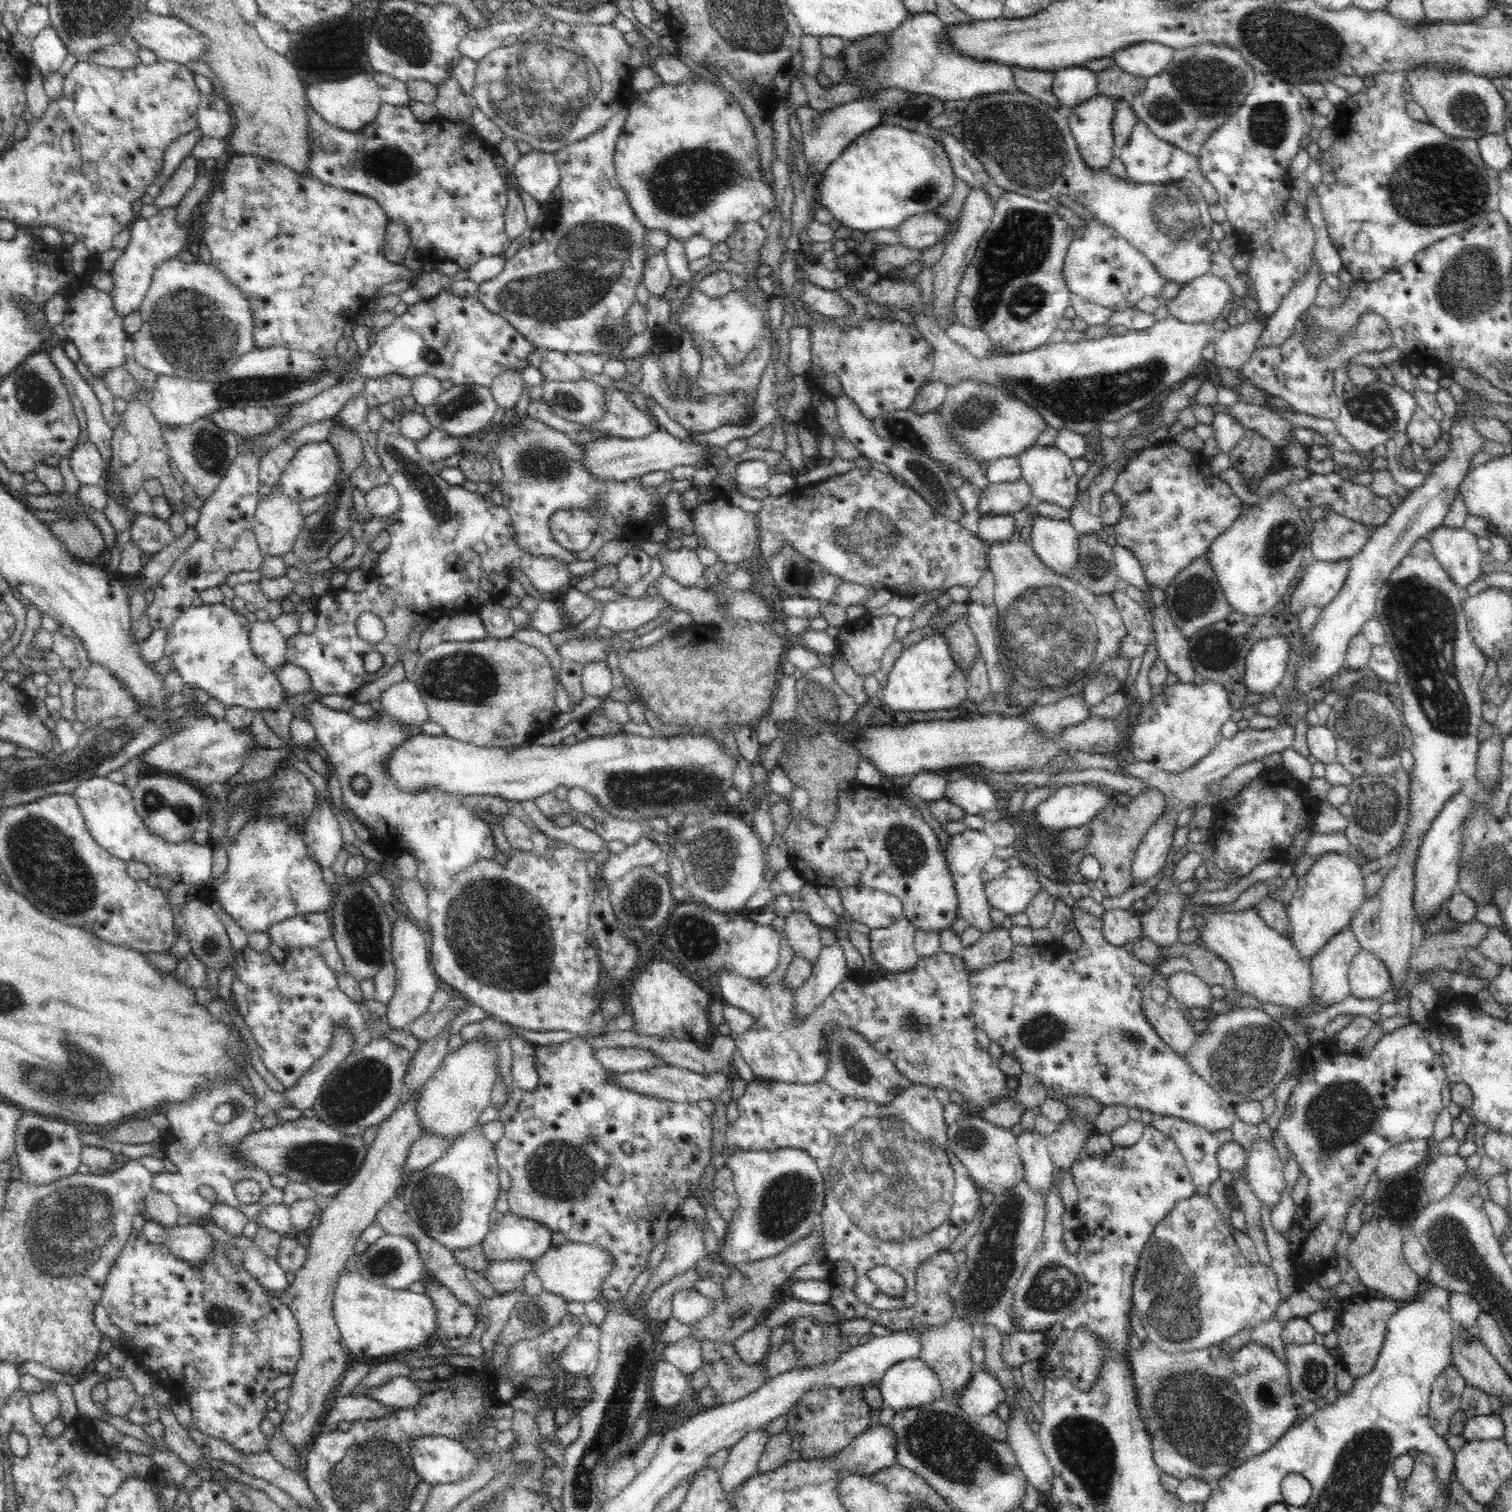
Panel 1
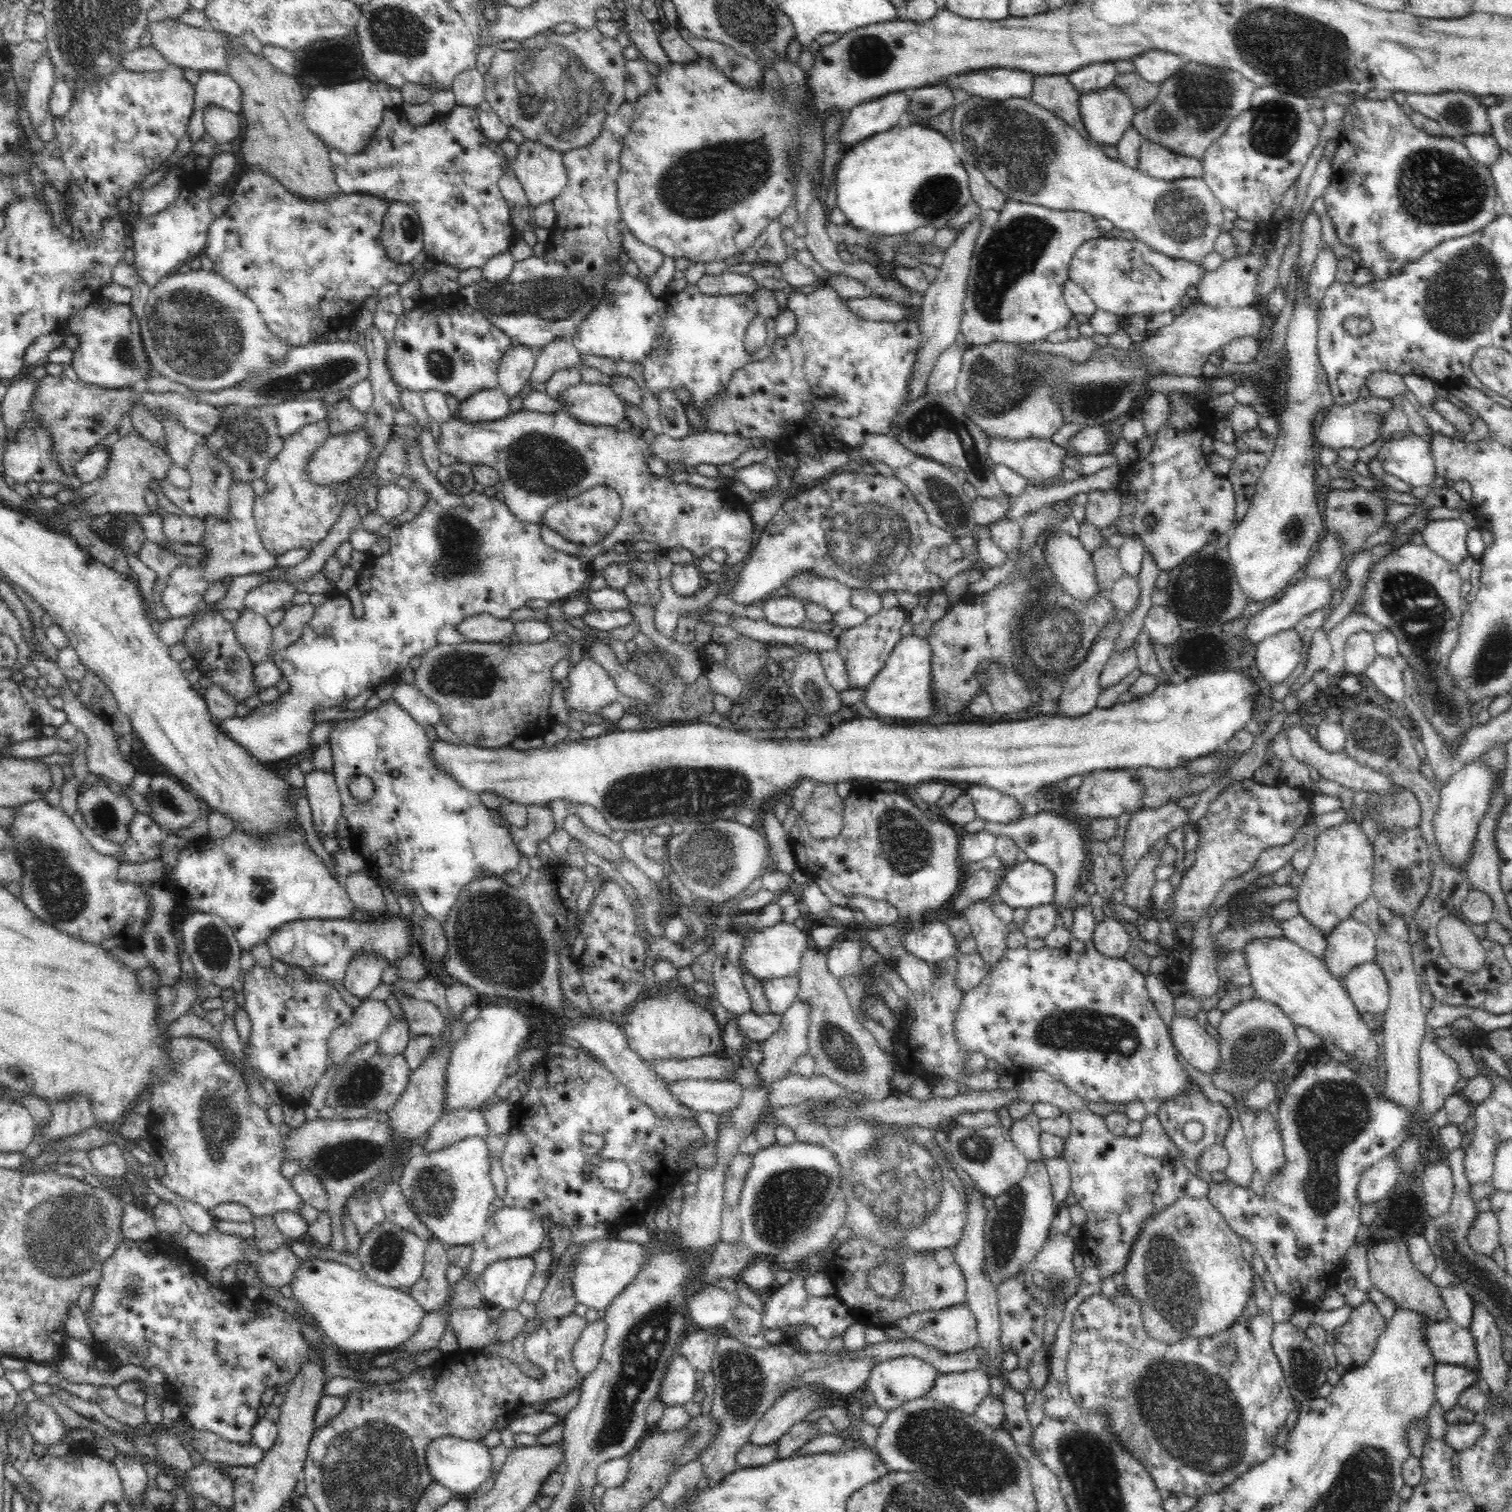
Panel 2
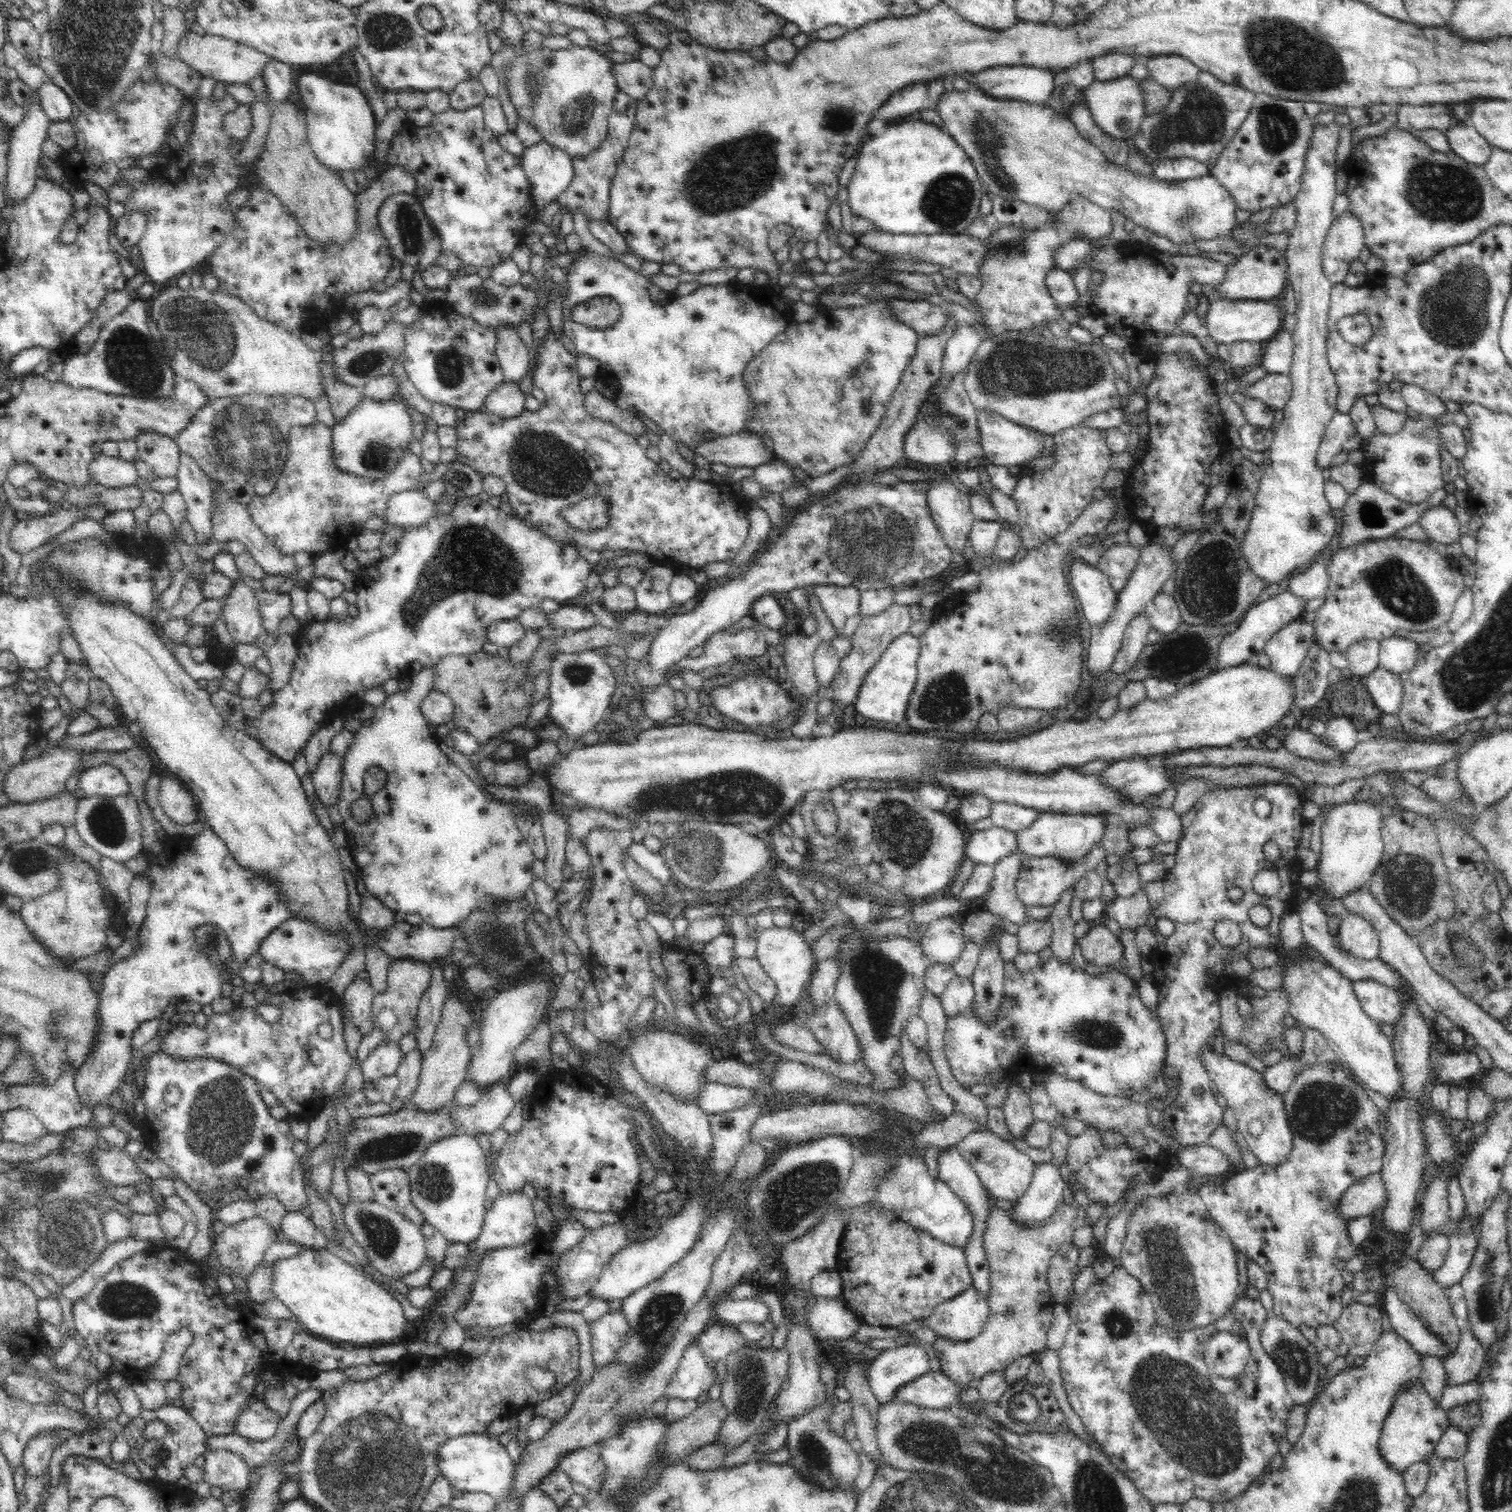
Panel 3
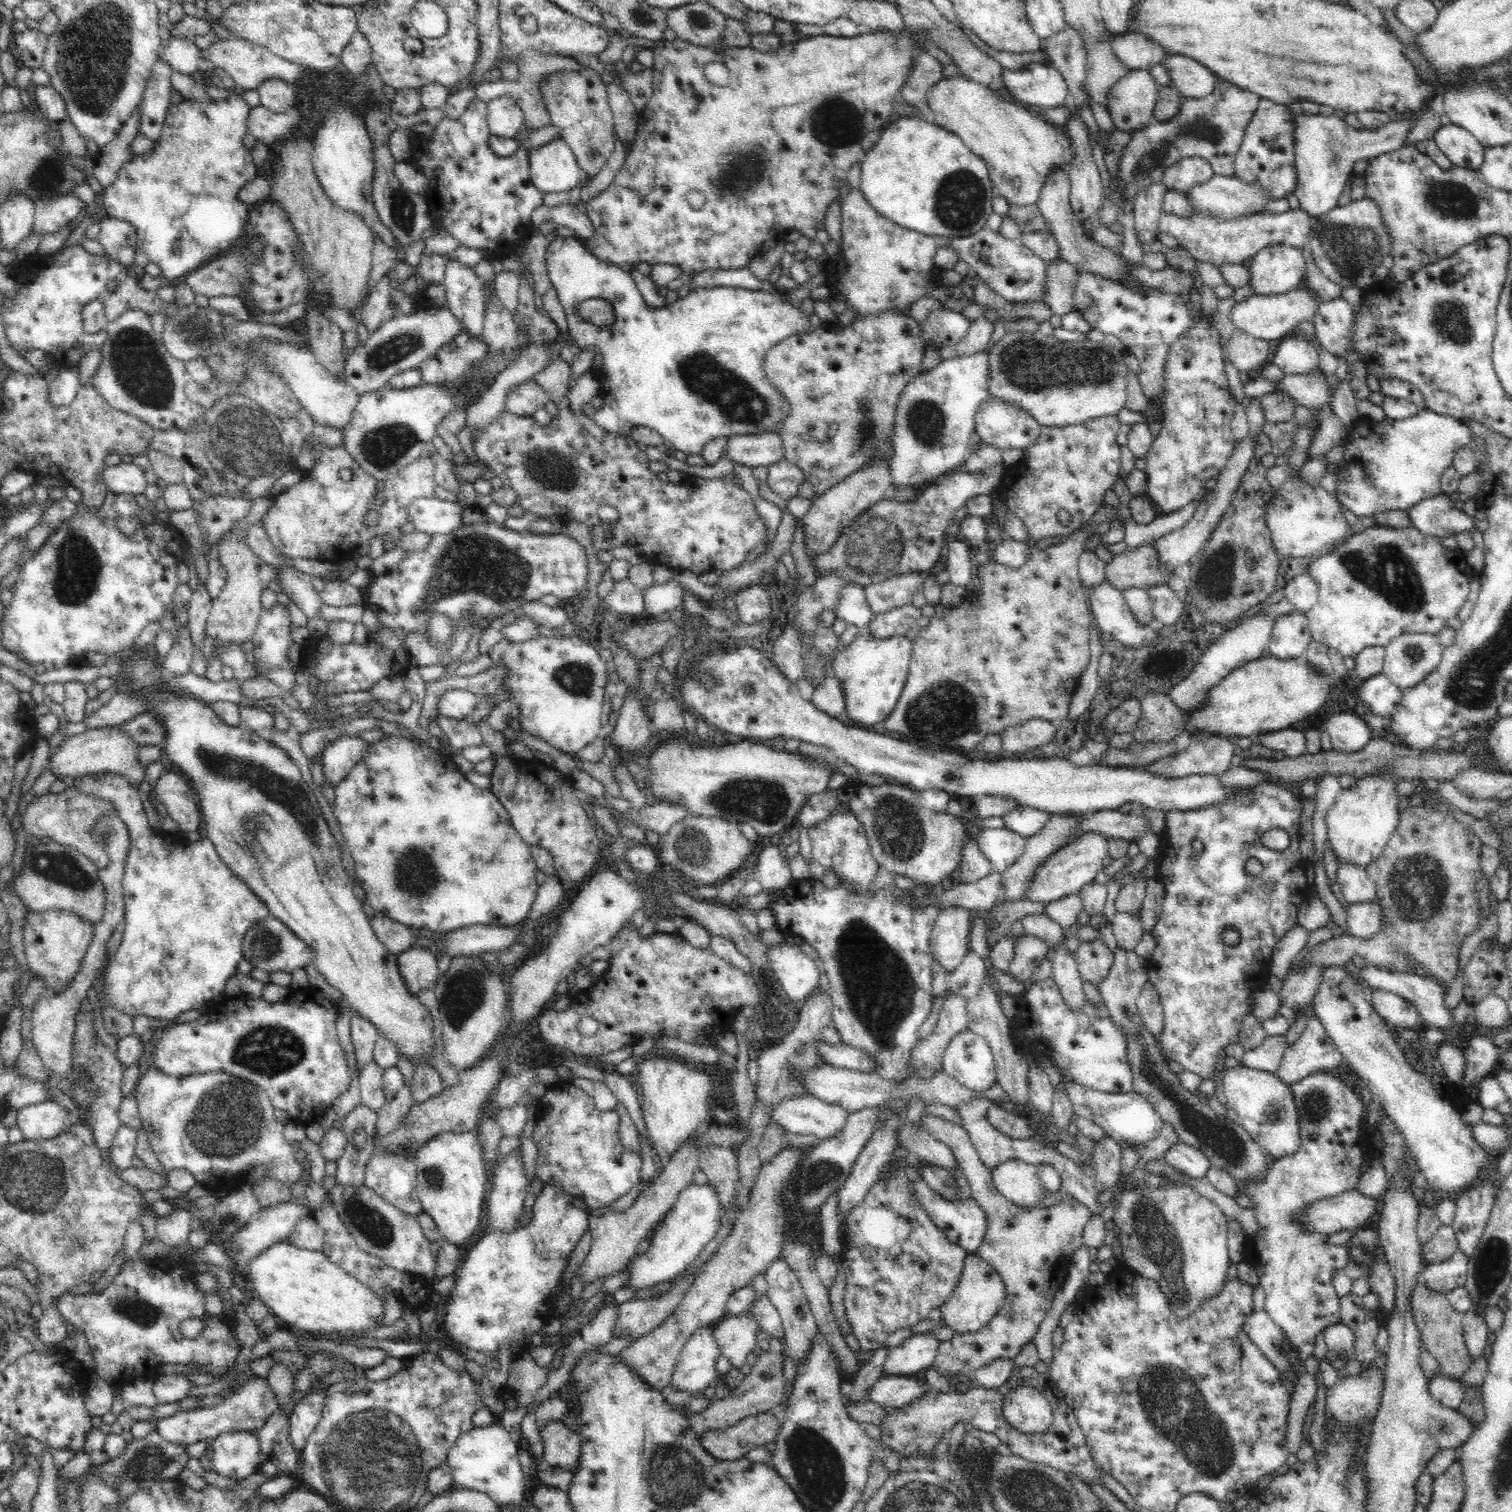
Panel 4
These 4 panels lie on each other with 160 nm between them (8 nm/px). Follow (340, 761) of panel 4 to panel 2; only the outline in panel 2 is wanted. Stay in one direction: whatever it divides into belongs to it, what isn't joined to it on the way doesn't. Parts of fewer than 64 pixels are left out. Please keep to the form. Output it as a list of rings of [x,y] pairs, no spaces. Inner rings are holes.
[[[314,769],[305,775],[305,789],[311,806],[311,813],[316,832],[324,836],[333,836],[336,832],[336,821],[341,816],[341,796],[333,771]]]

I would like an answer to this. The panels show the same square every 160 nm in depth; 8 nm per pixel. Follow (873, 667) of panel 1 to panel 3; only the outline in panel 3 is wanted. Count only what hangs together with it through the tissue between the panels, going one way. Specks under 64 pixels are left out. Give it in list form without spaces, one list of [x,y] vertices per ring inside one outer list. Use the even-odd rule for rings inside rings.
[[[896,603],[883,610],[880,614],[861,615],[861,621],[856,632],[850,637],[852,641],[851,653],[848,653],[847,657],[841,658],[838,672],[832,678],[832,682],[830,682],[830,686],[827,689],[827,697],[831,699],[834,706],[844,707],[853,704],[860,684],[864,682],[864,676],[868,674],[868,670],[880,660],[880,656],[886,650],[886,646],[898,635],[908,633],[908,628],[912,624],[909,606]]]

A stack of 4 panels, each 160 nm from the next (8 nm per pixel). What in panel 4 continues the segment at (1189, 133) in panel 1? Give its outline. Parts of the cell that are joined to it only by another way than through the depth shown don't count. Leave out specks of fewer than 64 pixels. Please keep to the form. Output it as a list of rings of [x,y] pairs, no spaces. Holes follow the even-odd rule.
[[[1219,79],[1214,91],[1208,98],[1184,98],[1180,106],[1180,114],[1167,121],[1154,121],[1146,125],[1143,129],[1131,134],[1125,151],[1120,156],[1118,170],[1114,176],[1110,176],[1109,192],[1103,191],[1100,208],[1096,214],[1082,218],[1081,225],[1084,235],[1091,242],[1094,242],[1093,232],[1098,227],[1110,228],[1112,225],[1120,226],[1118,218],[1124,213],[1133,210],[1133,202],[1137,199],[1136,195],[1142,190],[1147,189],[1152,183],[1162,183],[1163,174],[1167,166],[1176,164],[1180,158],[1200,157],[1207,160],[1212,166],[1216,175],[1232,177],[1234,176],[1235,156],[1242,144],[1246,127],[1254,117],[1262,98],[1258,94],[1253,94],[1249,90],[1238,88],[1235,84],[1224,79]]]

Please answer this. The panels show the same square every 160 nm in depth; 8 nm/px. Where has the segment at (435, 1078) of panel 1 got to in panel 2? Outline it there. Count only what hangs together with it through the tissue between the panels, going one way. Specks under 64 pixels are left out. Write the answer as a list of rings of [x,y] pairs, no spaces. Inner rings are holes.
[[[490,1000],[480,1002],[480,1011],[475,1020],[468,1024],[463,1037],[454,1042],[452,1056],[448,1064],[447,1089],[445,1090],[445,1106],[448,1109],[480,1108],[495,1096],[496,1089],[508,1077],[510,1060],[517,1057],[518,1051],[528,1040],[530,1021],[524,1011],[511,1006],[509,1001]]]

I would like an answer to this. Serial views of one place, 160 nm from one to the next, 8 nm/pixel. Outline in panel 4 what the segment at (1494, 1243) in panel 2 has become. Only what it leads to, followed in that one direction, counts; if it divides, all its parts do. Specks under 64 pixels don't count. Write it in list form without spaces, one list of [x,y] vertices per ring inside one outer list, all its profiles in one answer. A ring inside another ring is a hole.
[[[1460,1250],[1452,1253],[1450,1258],[1442,1262],[1424,1263],[1421,1275],[1424,1284],[1436,1293],[1446,1294],[1458,1286],[1464,1286],[1467,1279],[1468,1259]]]

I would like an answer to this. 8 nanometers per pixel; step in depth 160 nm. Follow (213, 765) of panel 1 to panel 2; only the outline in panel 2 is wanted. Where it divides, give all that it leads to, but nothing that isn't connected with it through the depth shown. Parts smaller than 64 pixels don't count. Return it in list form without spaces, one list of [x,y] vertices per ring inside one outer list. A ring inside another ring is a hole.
[[[408,439],[408,443],[410,443],[410,450],[408,450],[408,465],[410,465],[410,468],[407,475],[410,475],[414,481],[416,481],[414,488],[418,488],[420,491],[426,491],[426,493],[428,493],[428,501],[426,501],[426,505],[428,506],[424,506],[424,510],[422,510],[420,516],[416,516],[412,521],[396,527],[387,535],[390,552],[377,556],[376,560],[372,561],[368,570],[370,576],[368,576],[367,579],[360,580],[361,572],[357,572],[358,579],[356,588],[361,595],[360,603],[361,607],[364,609],[363,616],[354,616],[354,613],[352,612],[352,604],[346,596],[326,600],[322,606],[315,608],[310,622],[304,627],[302,636],[300,636],[296,642],[289,644],[286,648],[277,650],[272,656],[272,660],[276,663],[276,667],[282,671],[283,678],[288,681],[288,690],[280,693],[274,701],[260,704],[258,709],[253,709],[248,716],[236,716],[222,719],[221,721],[218,720],[220,729],[222,729],[226,735],[234,739],[244,750],[247,750],[253,758],[260,762],[269,763],[277,760],[284,760],[308,750],[311,746],[312,730],[318,726],[318,721],[316,721],[315,718],[318,711],[322,711],[325,708],[340,707],[343,702],[346,704],[348,700],[358,696],[361,692],[364,692],[366,688],[370,688],[370,686],[375,687],[388,679],[396,679],[398,674],[408,666],[408,662],[411,658],[414,658],[414,656],[426,655],[428,650],[433,649],[440,643],[436,636],[447,624],[457,628],[465,618],[482,613],[488,613],[494,618],[509,619],[514,611],[517,611],[524,606],[528,606],[529,601],[544,600],[552,603],[570,598],[571,594],[586,587],[593,575],[592,567],[590,566],[591,559],[586,555],[566,554],[560,550],[550,548],[541,539],[541,526],[521,522],[516,519],[516,516],[508,509],[508,506],[505,503],[502,504],[502,502],[495,497],[488,498],[485,494],[477,494],[476,492],[470,492],[470,494],[461,496],[447,492],[440,485],[437,478],[434,478],[434,476],[428,472],[426,464],[424,463],[423,458],[421,458],[421,446],[410,439]],[[597,485],[579,496],[556,502],[545,514],[544,525],[550,526],[552,531],[570,542],[590,547],[614,529],[620,519],[622,508],[621,497],[611,487]]]

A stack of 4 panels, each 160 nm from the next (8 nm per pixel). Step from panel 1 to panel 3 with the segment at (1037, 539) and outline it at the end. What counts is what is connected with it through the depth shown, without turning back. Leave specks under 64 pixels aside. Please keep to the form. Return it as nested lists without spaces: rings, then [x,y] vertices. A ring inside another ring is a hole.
[[[1075,554],[1070,562],[1070,584],[1080,602],[1084,618],[1091,626],[1108,622],[1118,600],[1118,593],[1098,567],[1090,566]]]

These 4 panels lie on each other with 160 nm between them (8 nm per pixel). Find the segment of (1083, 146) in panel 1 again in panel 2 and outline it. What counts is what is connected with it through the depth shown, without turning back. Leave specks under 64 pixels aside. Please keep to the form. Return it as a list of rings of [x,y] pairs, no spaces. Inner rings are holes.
[[[1116,85],[1090,90],[1080,98],[1080,115],[1082,115],[1084,126],[1093,142],[1099,142],[1099,144],[1117,145],[1127,128],[1133,126],[1135,114],[1136,109],[1130,101],[1128,92],[1120,90]]]

